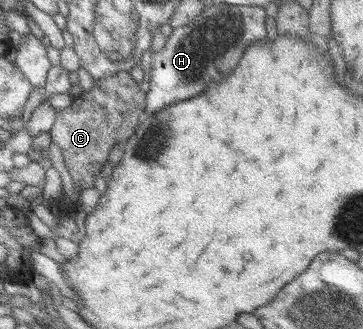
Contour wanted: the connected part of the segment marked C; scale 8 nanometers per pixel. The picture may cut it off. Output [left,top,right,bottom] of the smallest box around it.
[48,70,146,219]

